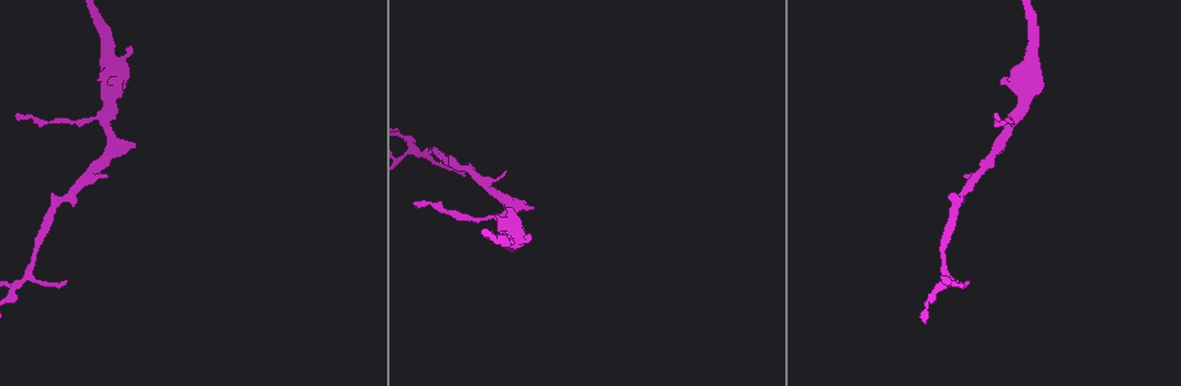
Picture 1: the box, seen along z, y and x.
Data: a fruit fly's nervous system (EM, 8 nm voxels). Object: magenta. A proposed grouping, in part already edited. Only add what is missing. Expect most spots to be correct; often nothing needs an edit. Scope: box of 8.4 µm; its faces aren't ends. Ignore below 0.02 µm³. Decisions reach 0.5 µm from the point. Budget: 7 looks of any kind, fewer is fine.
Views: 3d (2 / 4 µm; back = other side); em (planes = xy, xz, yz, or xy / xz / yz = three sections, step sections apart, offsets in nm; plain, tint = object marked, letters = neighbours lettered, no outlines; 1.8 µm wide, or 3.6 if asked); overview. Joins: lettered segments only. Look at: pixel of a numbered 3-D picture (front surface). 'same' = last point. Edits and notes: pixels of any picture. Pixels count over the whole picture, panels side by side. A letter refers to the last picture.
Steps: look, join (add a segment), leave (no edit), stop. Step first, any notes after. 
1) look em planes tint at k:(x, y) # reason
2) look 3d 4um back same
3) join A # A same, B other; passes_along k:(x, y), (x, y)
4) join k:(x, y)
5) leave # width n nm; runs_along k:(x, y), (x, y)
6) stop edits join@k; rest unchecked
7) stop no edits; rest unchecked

look em planes tint at 1:(993, 113) # an open end

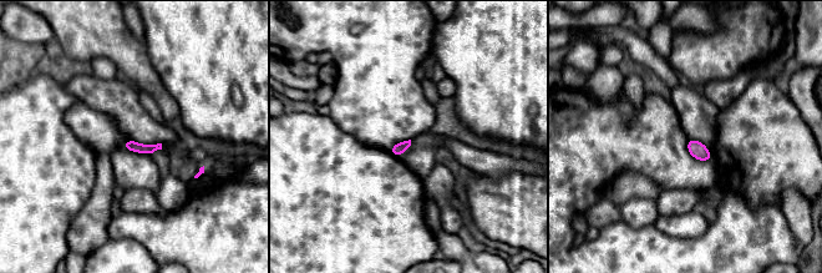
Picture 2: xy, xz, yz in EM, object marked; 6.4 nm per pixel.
look em planes letters same

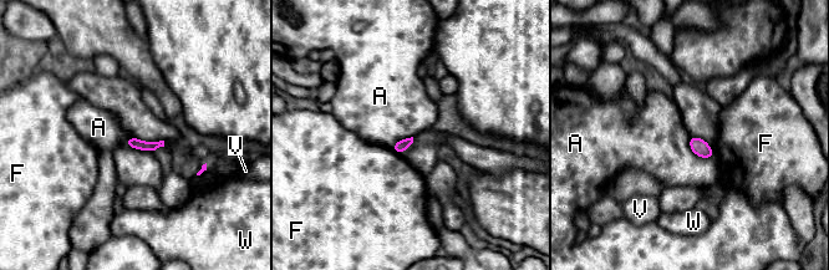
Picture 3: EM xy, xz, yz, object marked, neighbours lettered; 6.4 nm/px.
leave # A other, F other, V other, W other; border 3:(123, 143), (152, 152); none of them fits

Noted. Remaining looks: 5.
look em planes letters at 1:(528, 238) # an open end

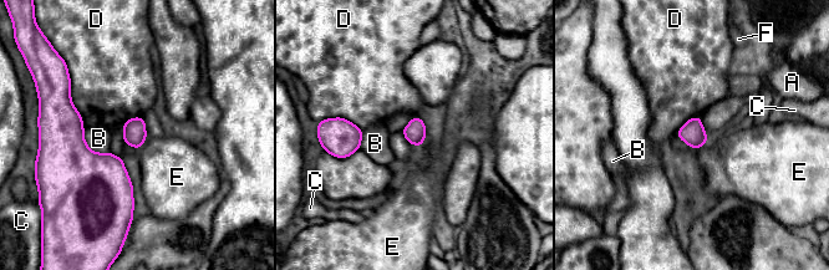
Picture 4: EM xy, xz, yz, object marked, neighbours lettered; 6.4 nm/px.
leave # width 140 nm; A other, B other, C other, D other, E other, F other; border 4:(708, 138), (695, 149); none of them fits

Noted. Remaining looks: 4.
look em 3.6um planes letters at 1:(136, 146) # free end

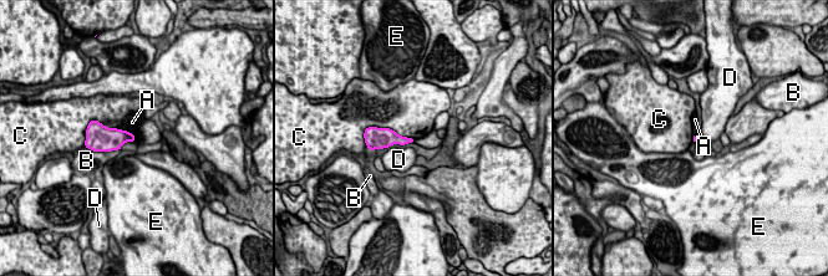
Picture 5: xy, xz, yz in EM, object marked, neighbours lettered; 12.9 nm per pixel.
leave # longest_contact C 550 nm; A other, B other, C other, D other, E other; none of them fits

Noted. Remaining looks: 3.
stop no edits; rest unchecked

